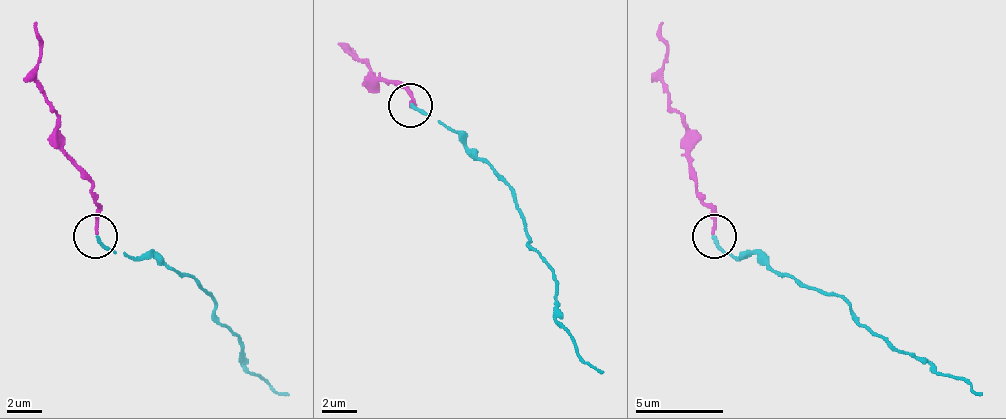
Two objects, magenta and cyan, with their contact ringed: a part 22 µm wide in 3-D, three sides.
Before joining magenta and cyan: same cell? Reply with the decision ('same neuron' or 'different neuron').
different neuron

